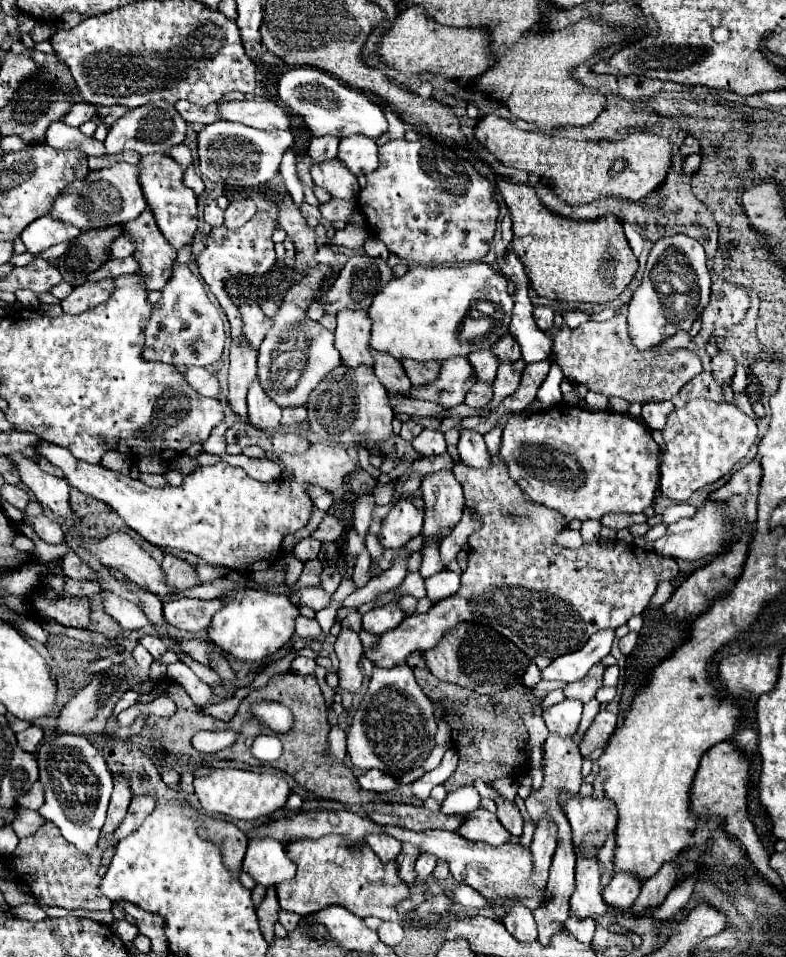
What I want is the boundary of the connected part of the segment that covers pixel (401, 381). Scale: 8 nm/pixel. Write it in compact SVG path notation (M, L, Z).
M369 347L369 351L375 359L375 375L379 377L379 381L383 381L383 385L387 389L395 389L397 393L403 395L411 387L411 381L405 375L405 369L403 369L401 361L397 361L389 353L379 353L373 347Z

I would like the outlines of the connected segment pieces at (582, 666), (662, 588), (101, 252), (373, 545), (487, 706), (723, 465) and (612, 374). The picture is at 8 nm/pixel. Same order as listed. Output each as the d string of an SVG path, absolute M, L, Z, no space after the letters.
M601 629L599 633L593 633L593 637L575 653L561 655L559 659L551 661L551 681L579 681L587 675L587 671L599 663L605 655L611 651L611 643L615 639L615 631Z
M661 581L661 583L659 583L659 589L657 589L657 595L655 595L655 599L651 599L651 605L649 605L649 607L659 607L659 605L663 605L663 603L671 597L671 593L673 593L671 583L669 583L669 581Z
M111 225L111 229L91 229L91 233L75 237L71 247L57 259L57 269L63 279L73 287L83 285L89 273L109 259L111 243L123 233L123 225Z
M368 534L366 536L366 548L368 549L372 560L376 560L384 551L378 538L373 534Z
M415 651L407 657L407 665L413 669L417 685L425 691L425 695L445 707L445 721L451 727L453 747L459 755L459 765L455 773L445 781L447 791L455 791L465 785L473 785L479 777L485 783L491 783L499 777L517 777L527 771L527 753L525 743L529 739L527 727L523 725L521 715L533 711L533 701L527 699L527 687L517 685L511 691L481 695L467 687L459 687L453 683L443 683L427 669L421 653Z
M691 399L685 407L669 413L667 425L661 431L665 449L661 455L659 489L665 497L683 503L693 491L715 483L743 459L757 439L755 419L739 411L733 403L715 403L711 399Z
M623 313L615 315L609 321L587 321L587 323L579 325L577 329L569 329L567 325L561 325L561 327L553 325L545 333L553 339L551 353L555 355L555 363L561 367L567 381L571 381L575 385L585 385L589 391L601 393L605 397L621 397L629 403L633 403L633 401L643 403L647 399L657 399L657 401L673 399L689 379L693 379L695 375L699 375L703 371L701 357L693 349L675 349L671 353L659 353L659 345L657 345L647 351L639 351L631 343L631 337L627 331L627 317Z

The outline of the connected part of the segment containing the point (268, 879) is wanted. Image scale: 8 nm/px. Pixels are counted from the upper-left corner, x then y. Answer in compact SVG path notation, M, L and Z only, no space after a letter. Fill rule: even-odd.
M249 839L247 855L243 859L243 869L265 887L277 885L279 881L291 879L295 875L295 863L287 857L281 841L275 839Z

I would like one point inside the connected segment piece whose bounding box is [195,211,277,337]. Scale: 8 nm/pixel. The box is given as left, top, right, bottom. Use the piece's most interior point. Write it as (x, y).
(249, 249)

